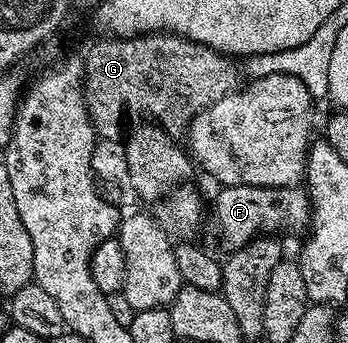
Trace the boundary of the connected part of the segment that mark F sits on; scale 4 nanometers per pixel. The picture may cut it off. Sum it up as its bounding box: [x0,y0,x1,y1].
[213,185,311,252]

